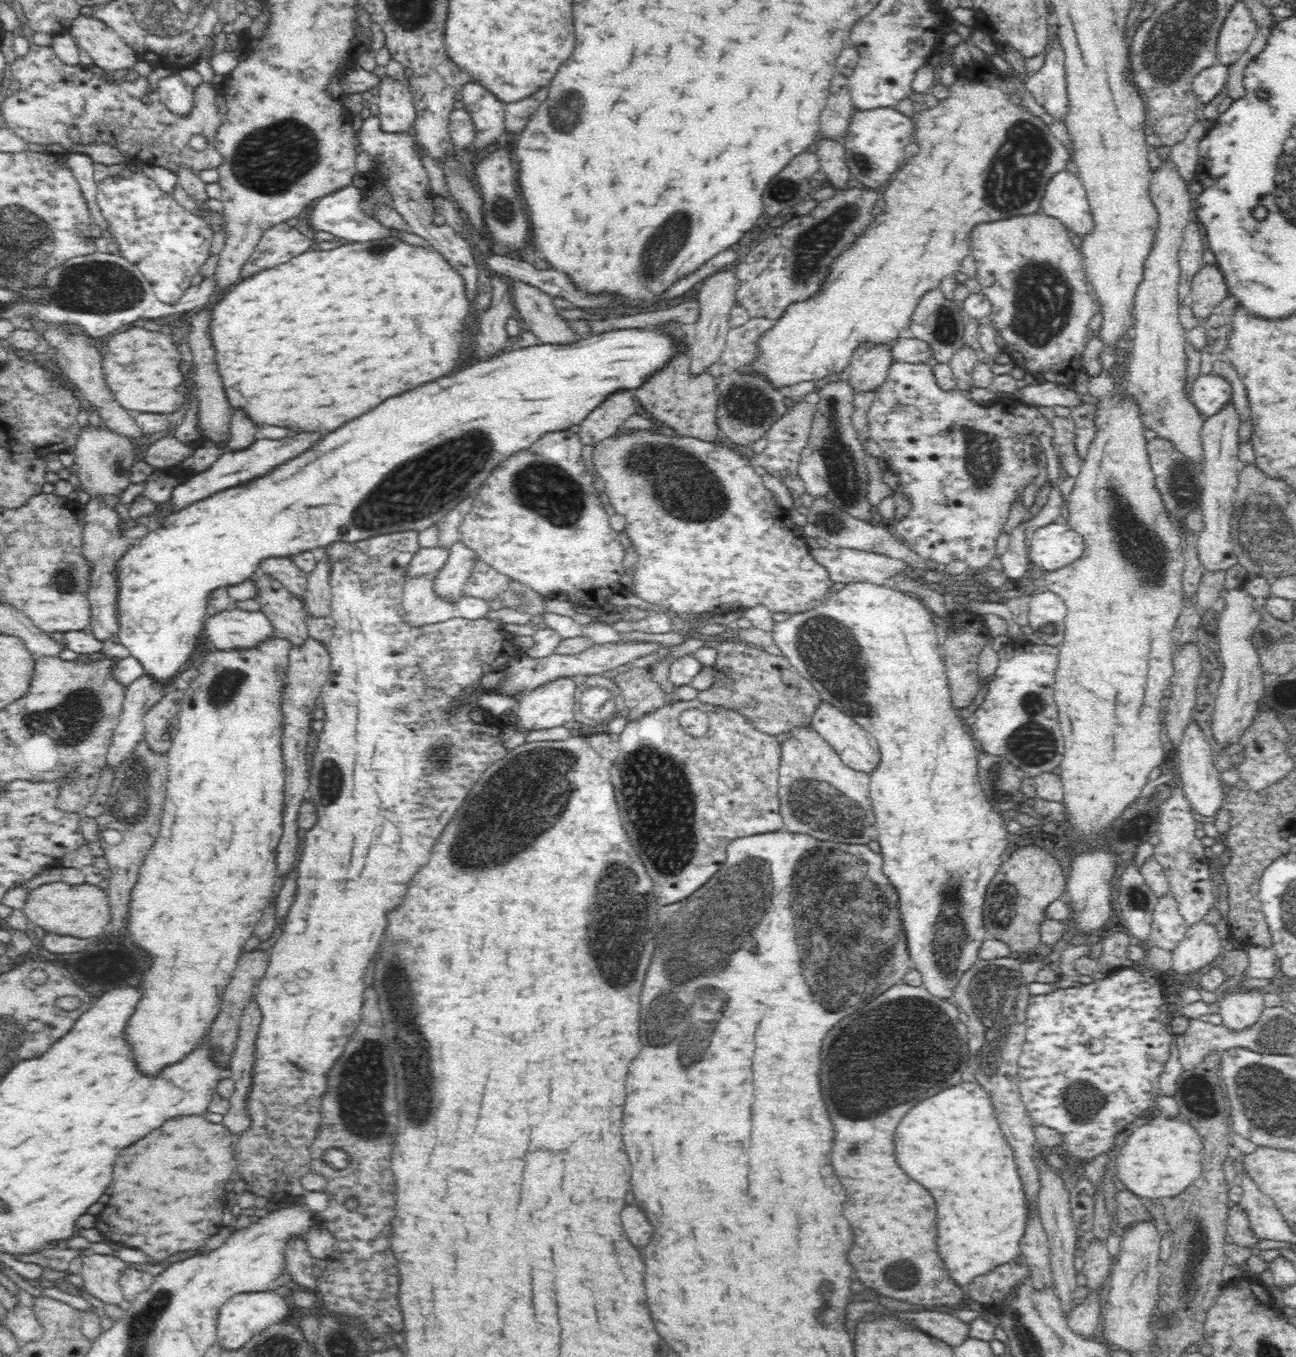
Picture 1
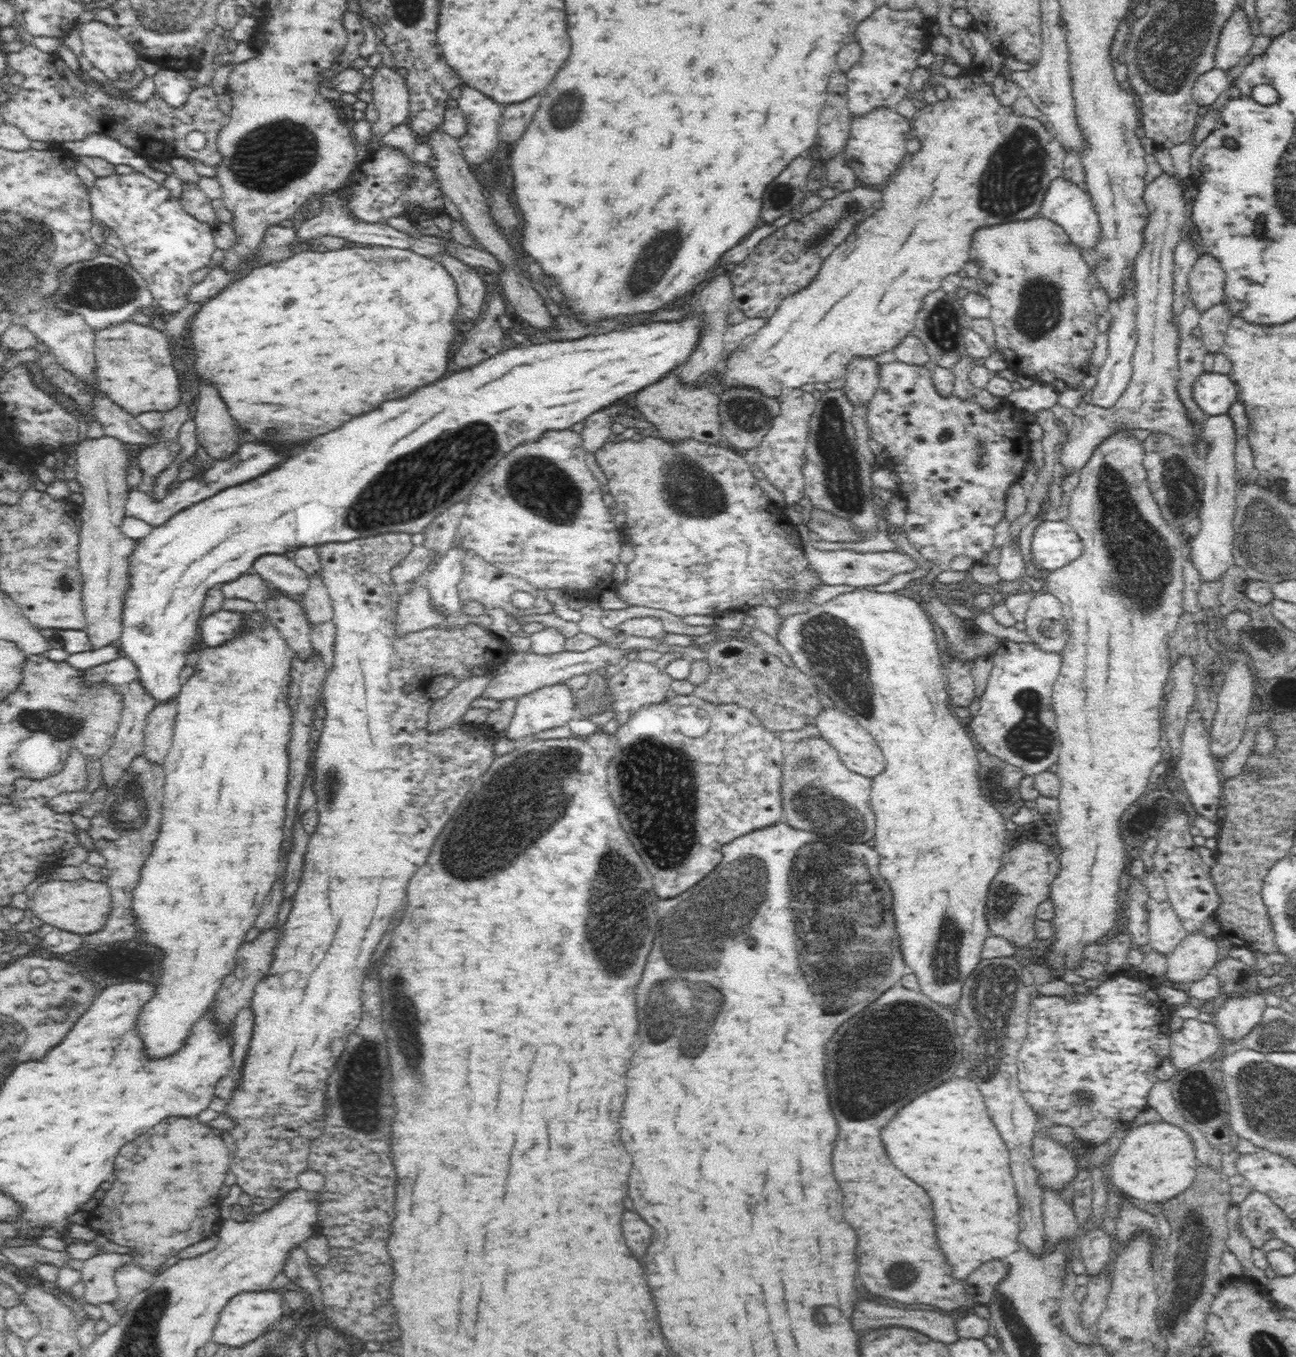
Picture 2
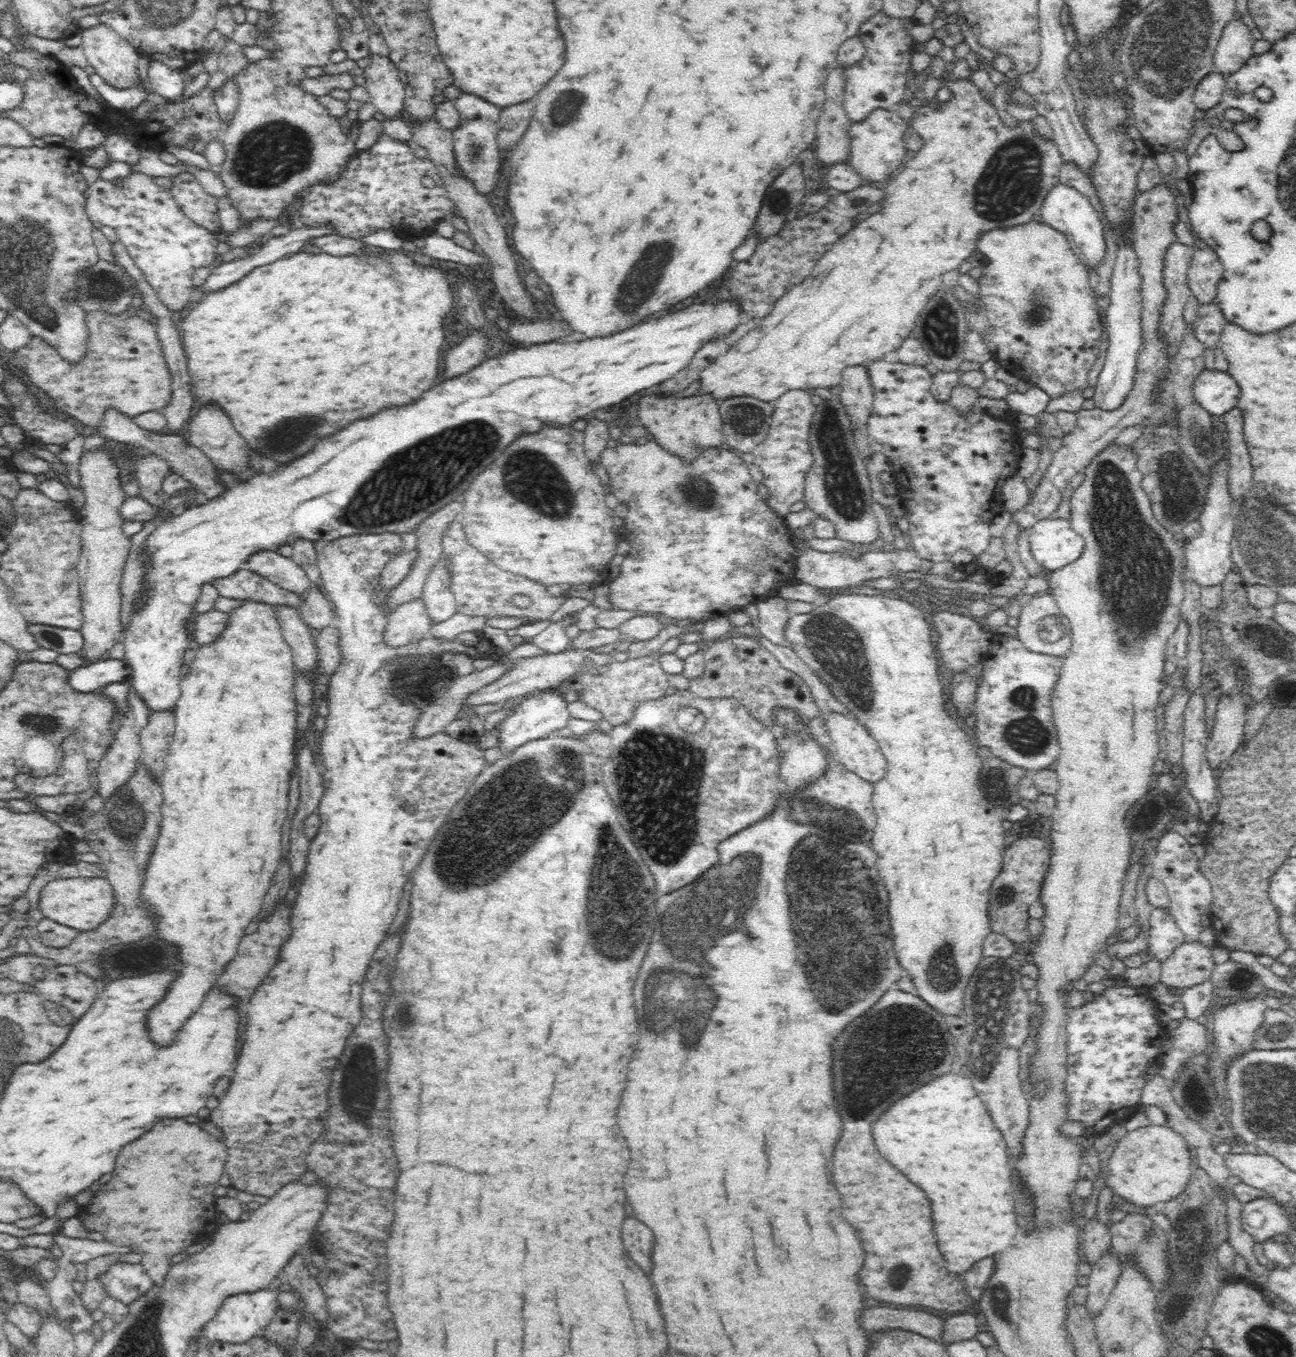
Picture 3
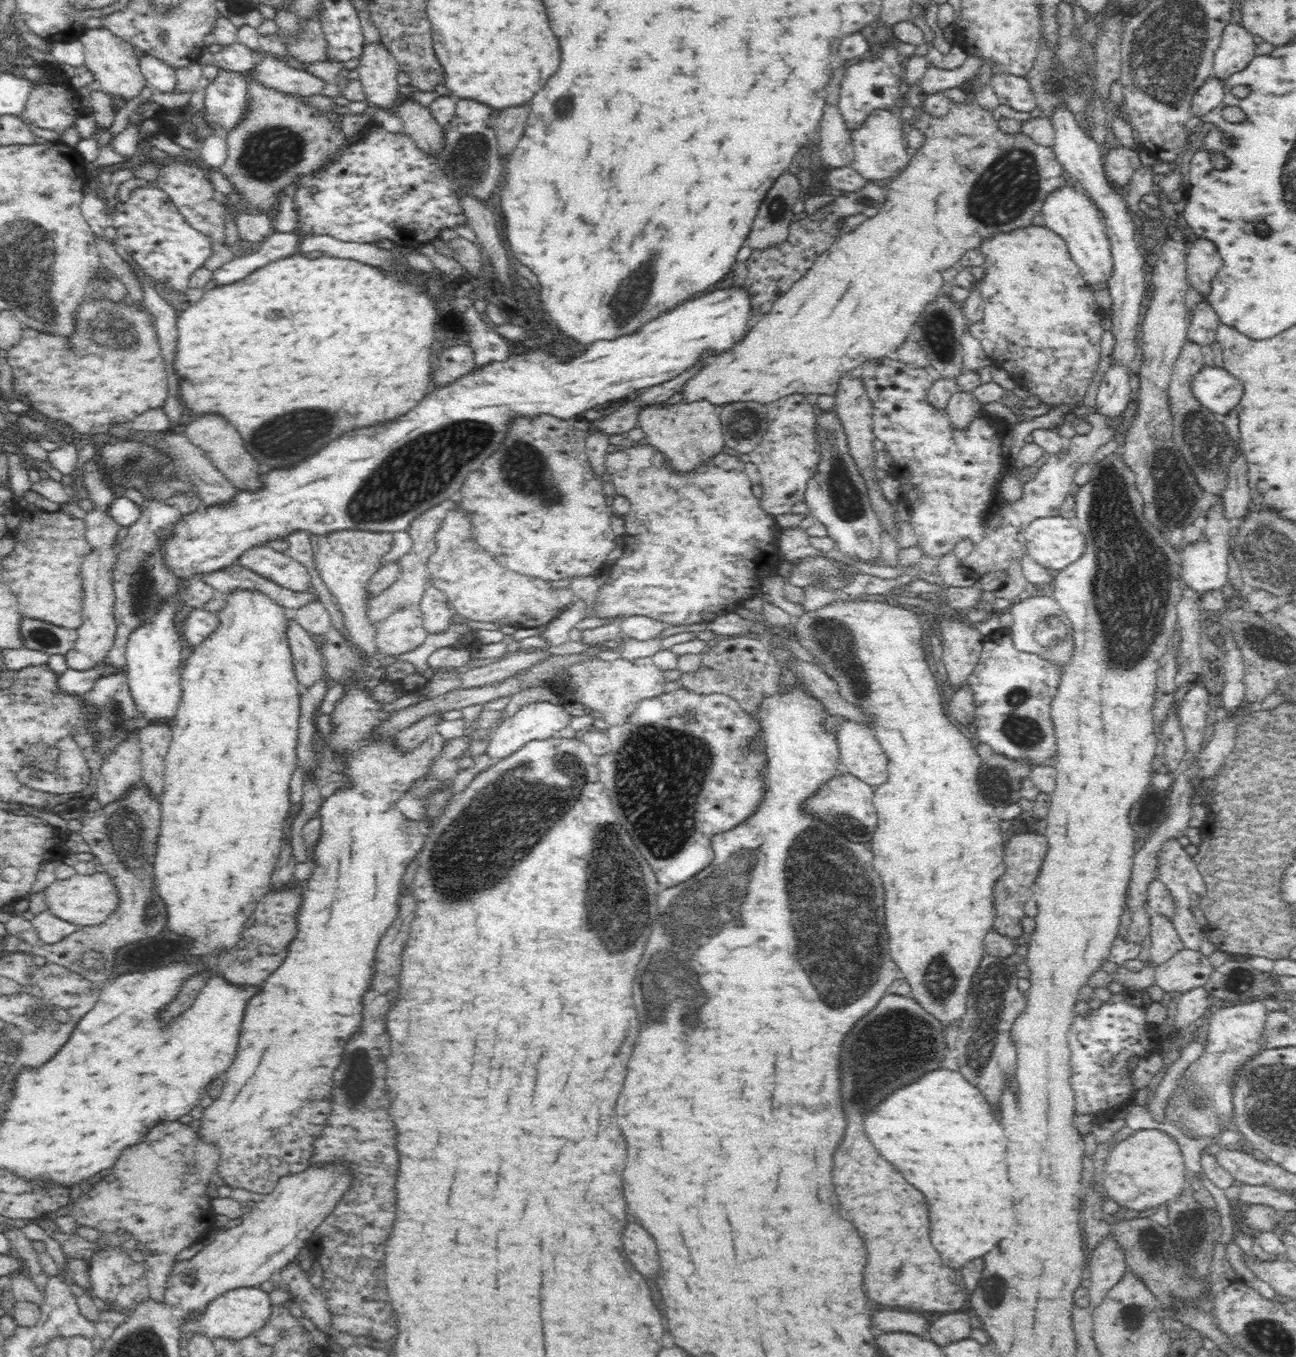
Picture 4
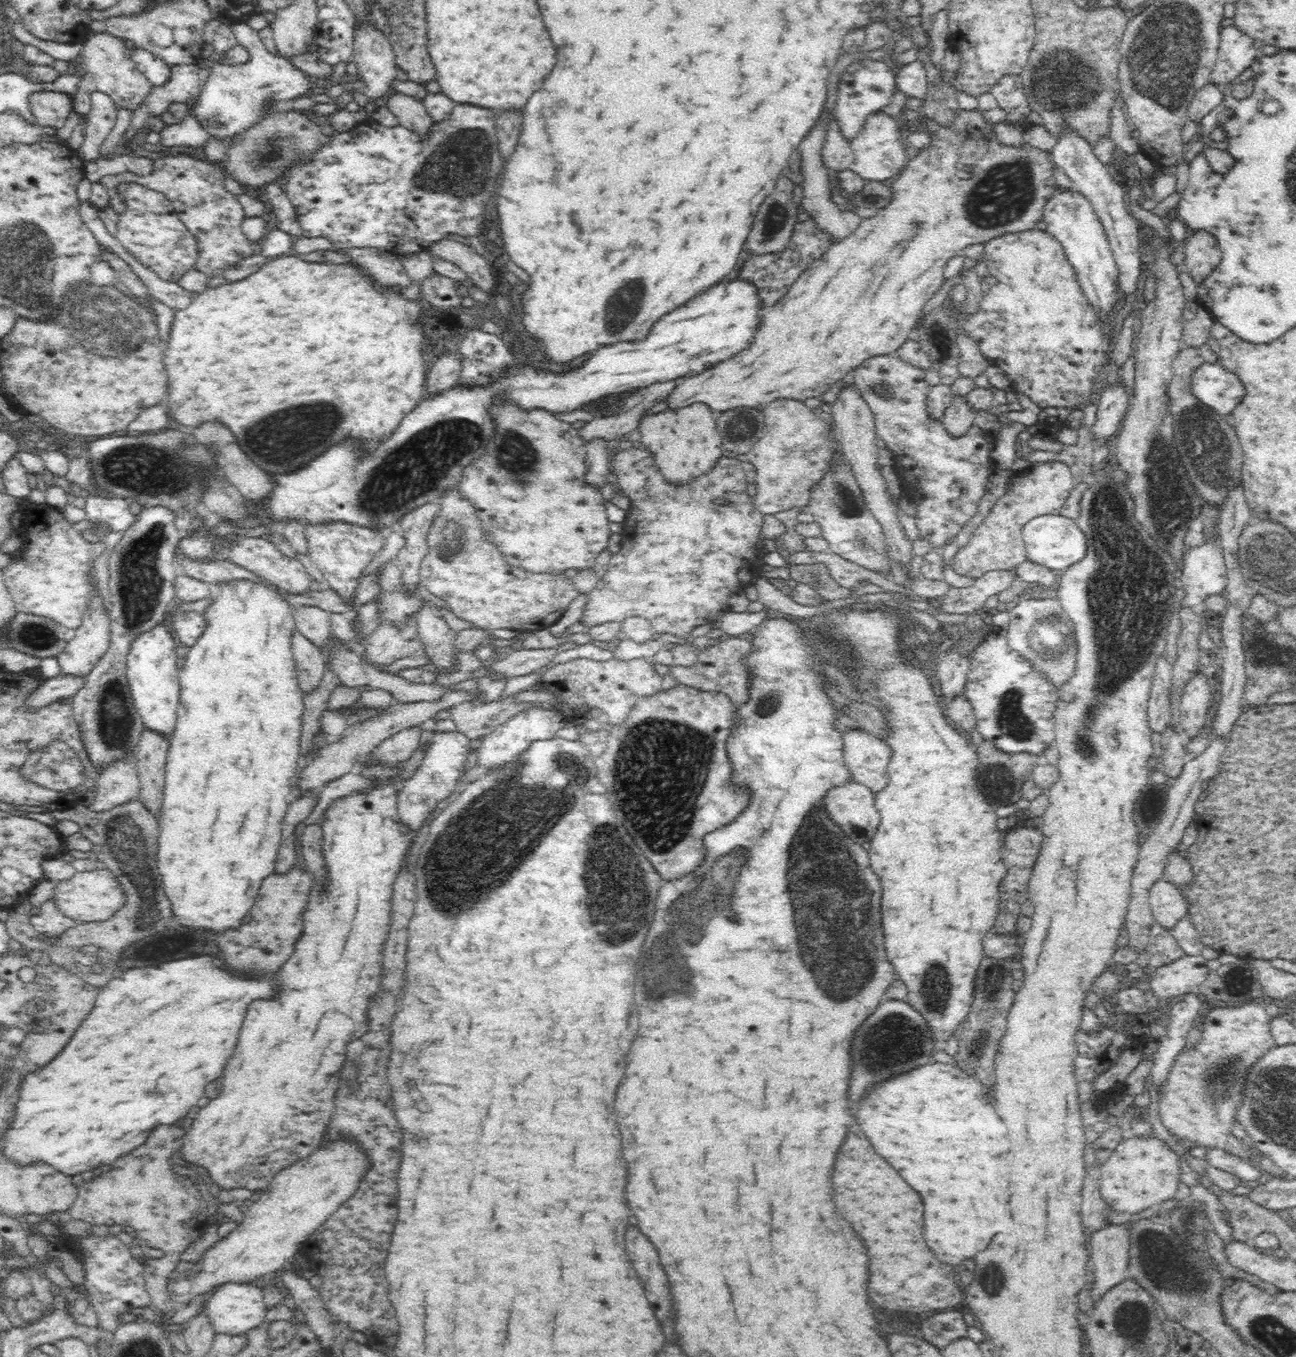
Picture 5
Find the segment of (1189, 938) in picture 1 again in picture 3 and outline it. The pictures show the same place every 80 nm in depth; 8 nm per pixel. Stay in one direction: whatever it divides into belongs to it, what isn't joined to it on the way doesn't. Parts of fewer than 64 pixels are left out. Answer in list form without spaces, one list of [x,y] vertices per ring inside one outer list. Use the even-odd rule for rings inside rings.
[[[1185,940],[1161,964],[1159,982],[1168,988],[1188,988],[1209,980],[1215,963],[1210,947]]]

